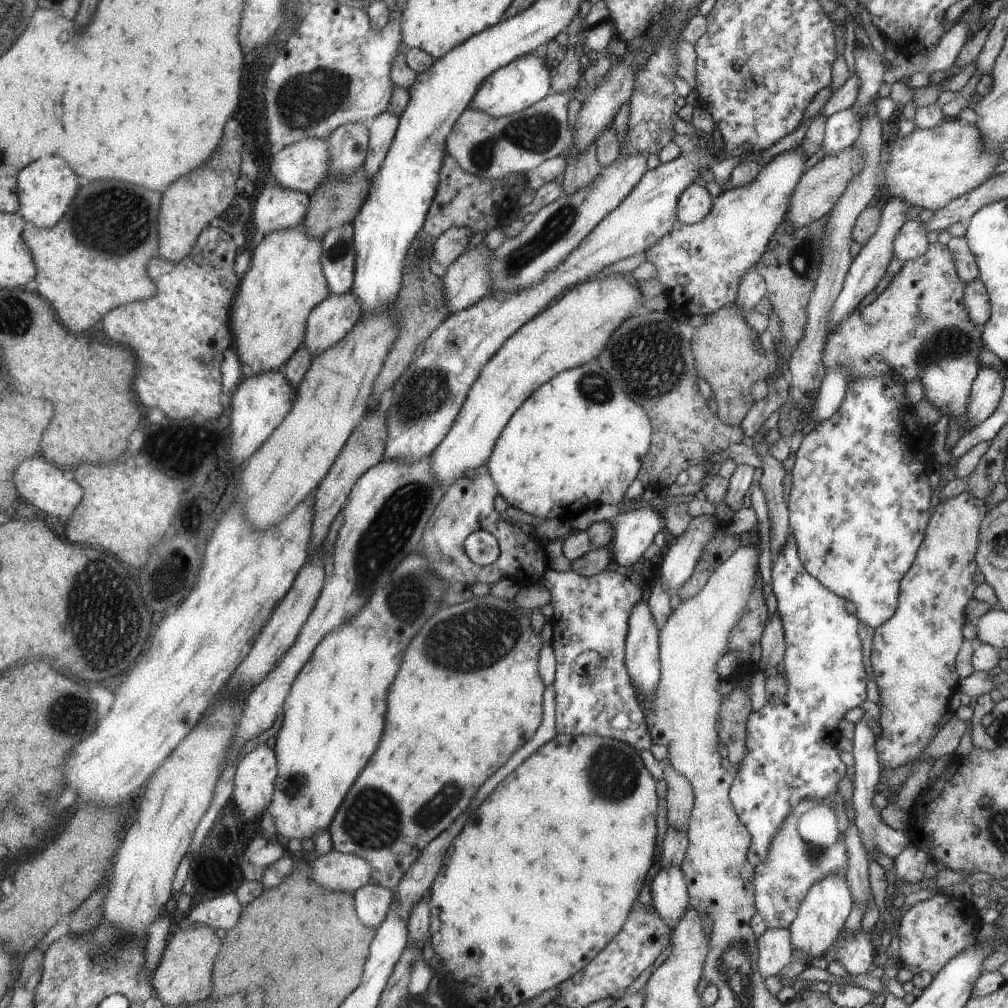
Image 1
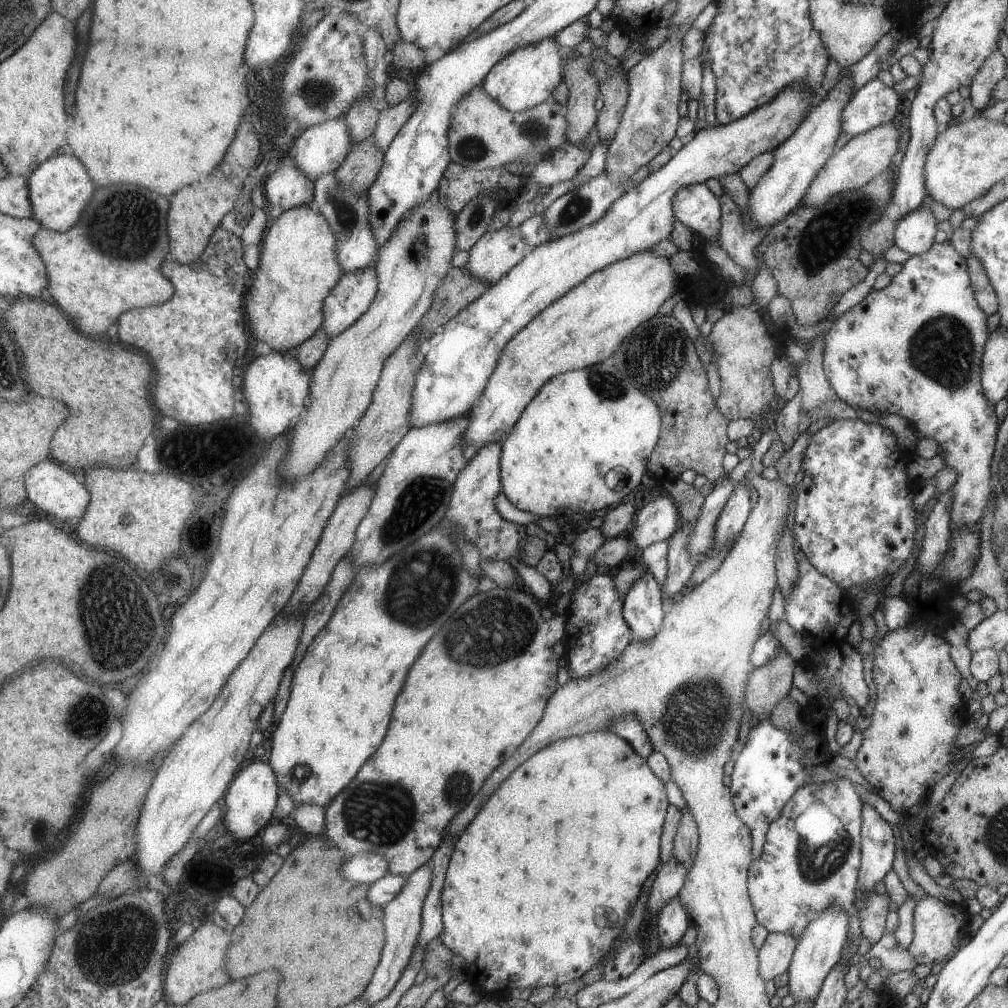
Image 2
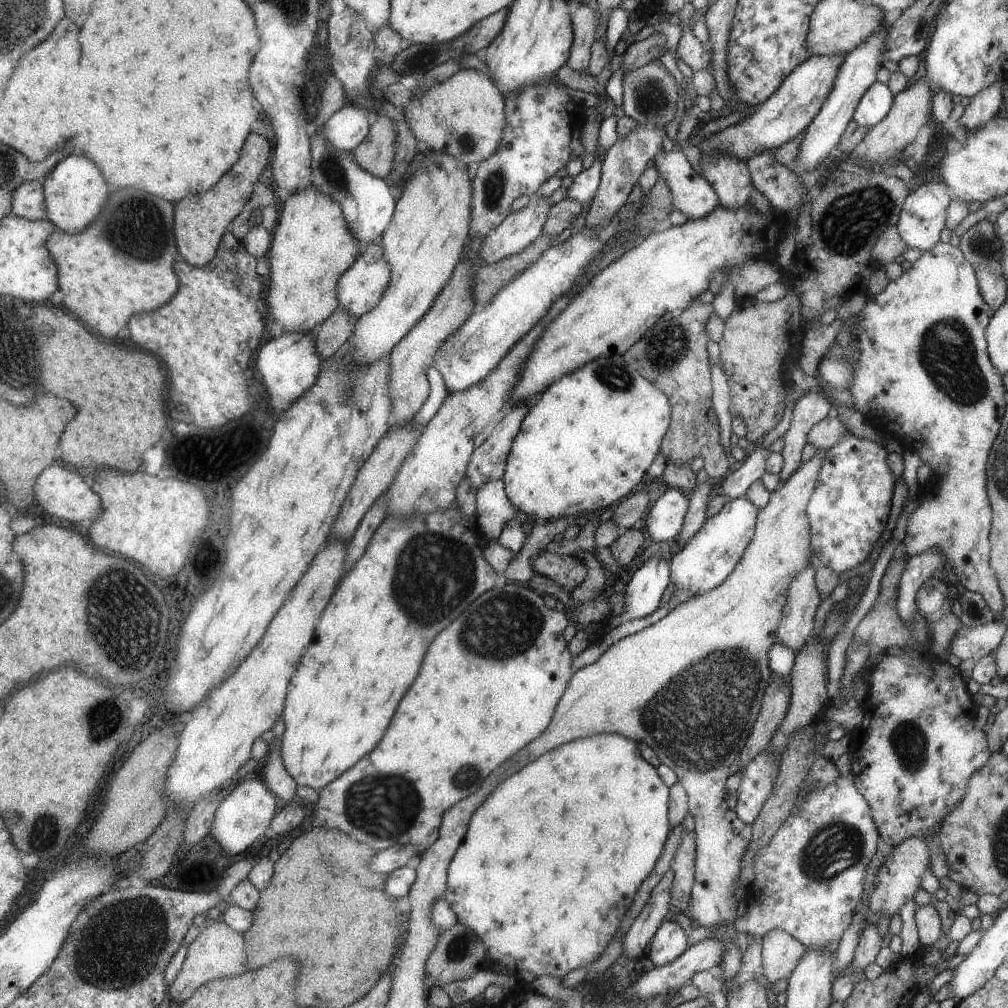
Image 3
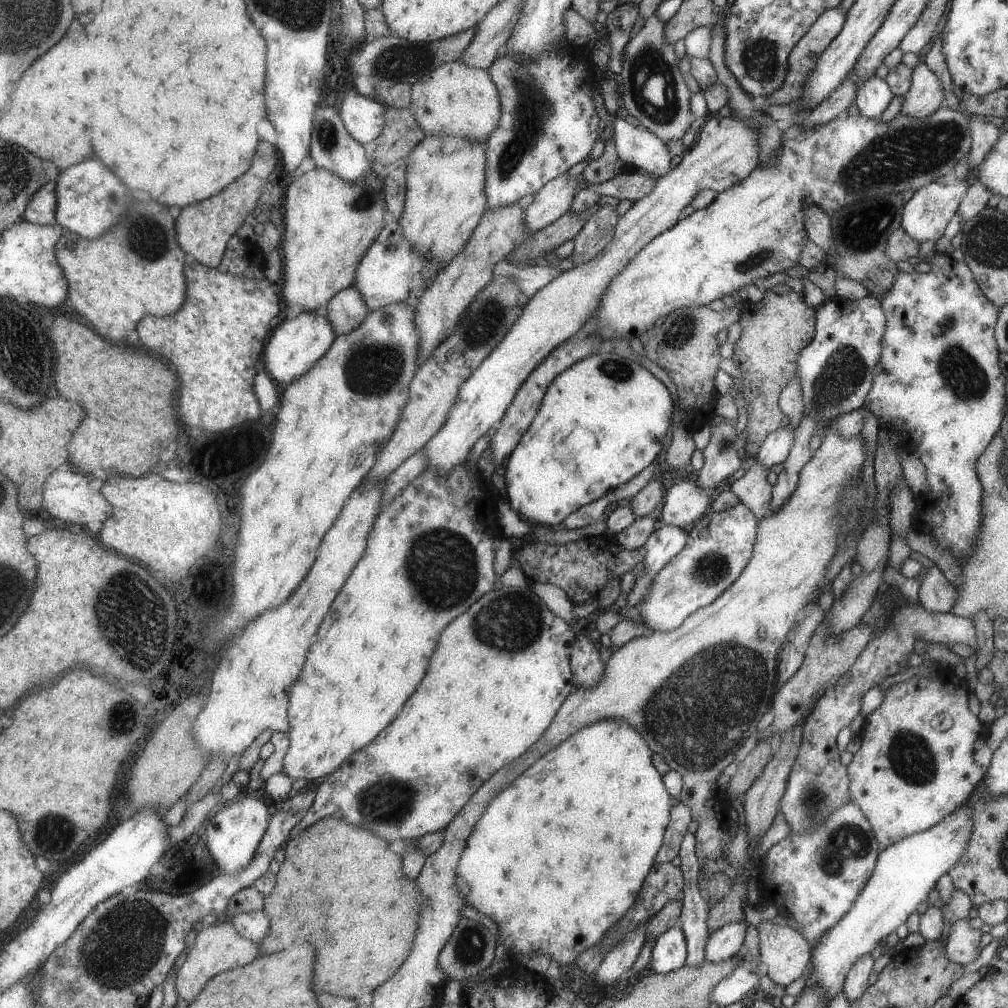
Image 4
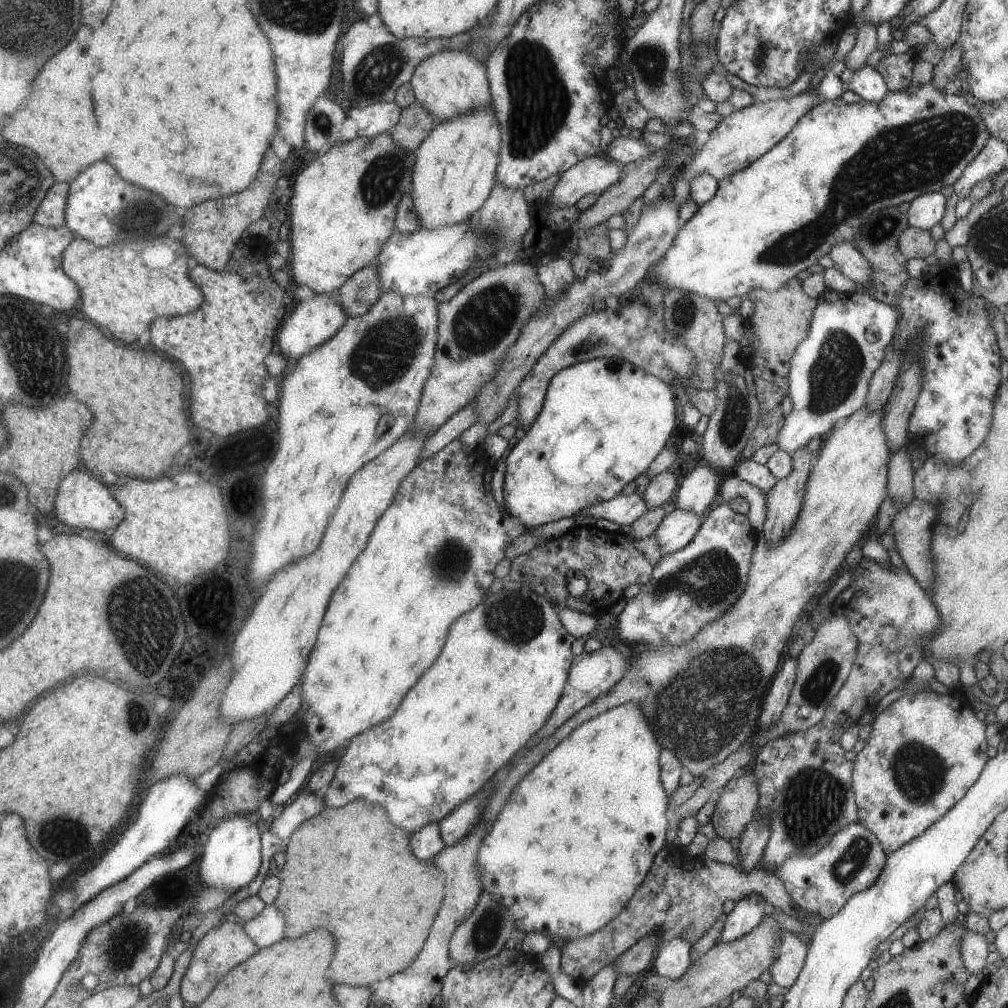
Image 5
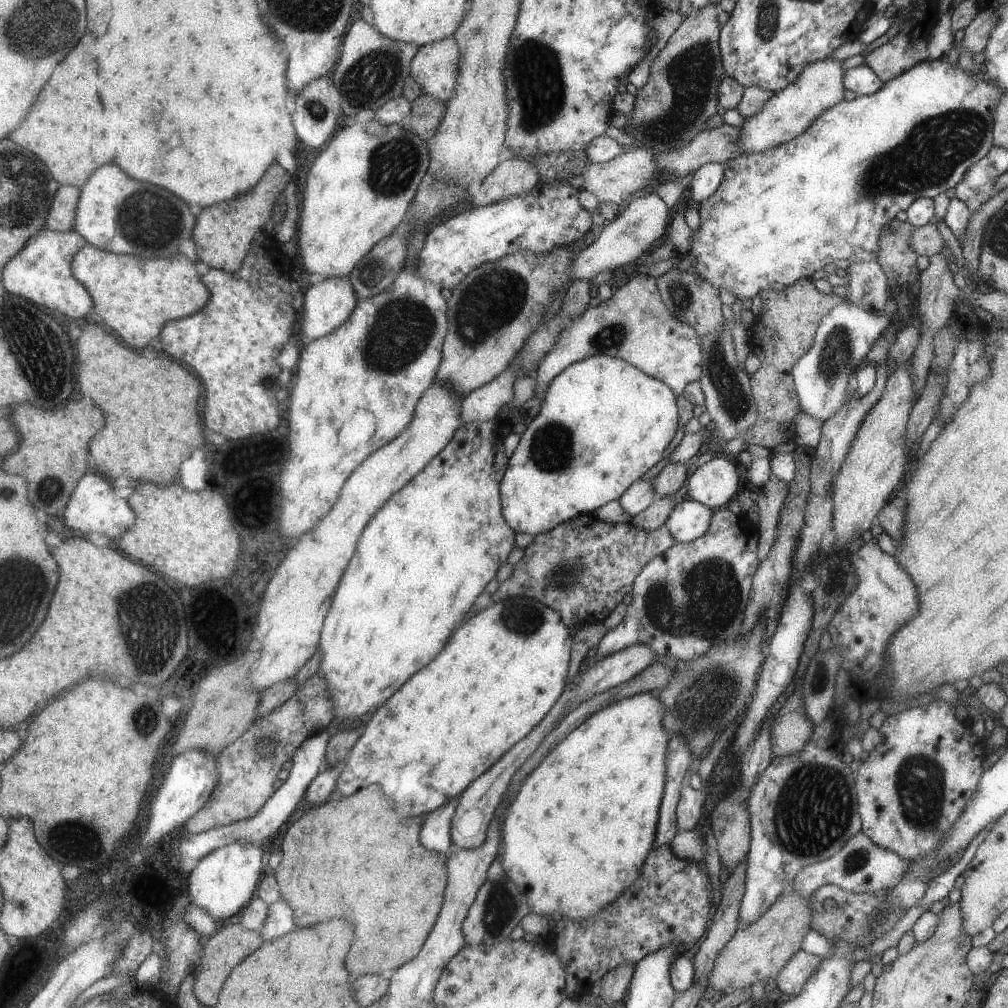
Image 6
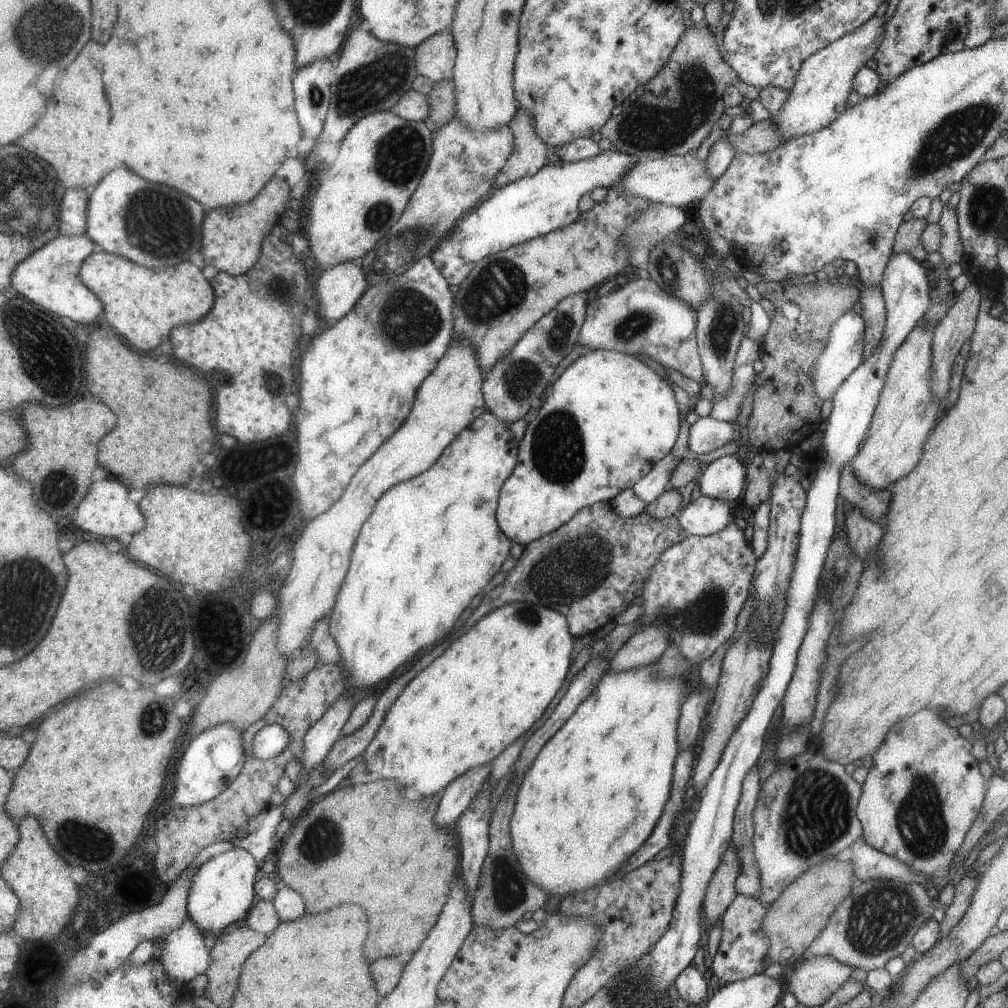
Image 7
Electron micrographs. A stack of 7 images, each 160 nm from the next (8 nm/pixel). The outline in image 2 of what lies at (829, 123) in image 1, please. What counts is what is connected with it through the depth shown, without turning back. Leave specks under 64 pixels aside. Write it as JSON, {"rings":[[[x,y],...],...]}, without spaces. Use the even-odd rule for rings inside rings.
{"rings":[[[879,79],[858,88],[841,112],[841,132],[851,136],[865,132],[897,117],[897,93]]]}

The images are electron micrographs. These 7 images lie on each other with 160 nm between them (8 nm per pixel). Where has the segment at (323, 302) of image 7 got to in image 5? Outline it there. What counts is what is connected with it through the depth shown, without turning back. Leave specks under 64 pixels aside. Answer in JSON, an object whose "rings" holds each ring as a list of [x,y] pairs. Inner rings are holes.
{"rings":[[[340,291],[333,293],[314,293],[310,299],[298,302],[293,306],[290,315],[282,326],[278,336],[278,346],[293,363],[303,358],[320,344],[325,344],[337,334],[346,323],[348,313],[345,312],[341,301]]]}

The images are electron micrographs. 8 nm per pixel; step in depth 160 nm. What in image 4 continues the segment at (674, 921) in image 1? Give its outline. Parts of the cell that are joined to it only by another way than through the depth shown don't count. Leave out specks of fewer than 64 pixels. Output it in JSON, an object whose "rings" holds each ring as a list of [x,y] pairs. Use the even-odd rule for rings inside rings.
{"rings":[[[675,926],[655,942],[649,961],[657,973],[670,973],[686,965],[688,942],[685,931]]]}

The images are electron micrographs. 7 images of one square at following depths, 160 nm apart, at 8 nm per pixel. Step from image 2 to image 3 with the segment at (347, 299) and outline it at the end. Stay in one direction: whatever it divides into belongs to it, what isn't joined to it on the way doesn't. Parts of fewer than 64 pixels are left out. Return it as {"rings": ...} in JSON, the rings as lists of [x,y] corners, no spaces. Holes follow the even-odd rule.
{"rings":[[[383,236],[375,239],[356,260],[351,268],[340,278],[338,284],[338,297],[340,306],[347,309],[354,317],[361,318],[364,314],[372,311],[384,297],[387,287],[392,279],[392,268],[386,257]]]}

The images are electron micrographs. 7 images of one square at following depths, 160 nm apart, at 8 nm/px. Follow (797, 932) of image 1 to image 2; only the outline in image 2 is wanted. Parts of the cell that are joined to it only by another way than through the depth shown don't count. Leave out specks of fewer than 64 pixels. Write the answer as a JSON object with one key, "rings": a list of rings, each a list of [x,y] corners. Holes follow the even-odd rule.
{"rings":[[[826,907],[812,921],[796,939],[796,948],[792,952],[791,966],[788,967],[789,994],[797,1001],[813,1001],[820,992],[819,986],[826,978],[825,974],[832,970],[832,966],[839,958],[839,952],[845,942],[845,932],[848,932],[849,911]]]}

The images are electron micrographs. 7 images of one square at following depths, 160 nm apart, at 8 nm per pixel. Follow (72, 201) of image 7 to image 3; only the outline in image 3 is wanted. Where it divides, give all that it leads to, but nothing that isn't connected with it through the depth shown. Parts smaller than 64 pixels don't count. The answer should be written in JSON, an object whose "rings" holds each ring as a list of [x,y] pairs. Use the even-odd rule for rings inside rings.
{"rings":[[[43,180],[23,183],[13,193],[12,214],[30,221],[47,219],[48,206],[45,195]]]}

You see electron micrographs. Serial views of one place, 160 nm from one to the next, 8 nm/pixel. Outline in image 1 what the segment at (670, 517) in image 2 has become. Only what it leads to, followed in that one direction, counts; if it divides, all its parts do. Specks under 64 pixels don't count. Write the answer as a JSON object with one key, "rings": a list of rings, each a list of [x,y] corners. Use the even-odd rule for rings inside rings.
{"rings":[[[595,506],[595,508],[589,508],[587,512],[583,512],[575,522],[573,526],[579,528],[579,530],[587,530],[590,526],[593,526],[596,522],[607,521],[610,522],[615,529],[614,540],[611,544],[611,552],[613,559],[617,564],[621,566],[633,566],[635,562],[641,560],[641,556],[645,554],[645,550],[656,542],[656,536],[661,531],[667,531],[665,528],[664,514],[660,514],[653,507],[641,507],[630,512],[622,512],[619,510],[619,506]]]}

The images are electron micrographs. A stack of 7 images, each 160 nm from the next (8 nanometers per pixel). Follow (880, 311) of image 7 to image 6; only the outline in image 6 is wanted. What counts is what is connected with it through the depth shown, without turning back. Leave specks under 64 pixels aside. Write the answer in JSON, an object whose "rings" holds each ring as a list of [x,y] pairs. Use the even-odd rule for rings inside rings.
{"rings":[[[876,260],[850,263],[846,272],[849,280],[843,292],[847,300],[871,312],[884,308],[888,286],[885,273]]]}

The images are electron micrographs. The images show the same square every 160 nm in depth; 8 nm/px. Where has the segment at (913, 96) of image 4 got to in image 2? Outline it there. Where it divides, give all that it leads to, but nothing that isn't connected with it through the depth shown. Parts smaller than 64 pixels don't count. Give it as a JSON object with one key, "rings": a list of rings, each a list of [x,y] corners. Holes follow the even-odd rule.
{"rings":[[[897,116],[889,122],[884,122],[865,132],[853,135],[841,149],[835,149],[815,175],[808,190],[805,191],[804,198],[801,200],[804,202],[804,206],[823,204],[831,195],[859,188],[883,169],[891,169],[891,156],[895,154],[896,144],[899,142],[899,136],[901,136],[900,128],[895,125],[896,121],[902,123],[901,126],[903,126],[903,119]]]}

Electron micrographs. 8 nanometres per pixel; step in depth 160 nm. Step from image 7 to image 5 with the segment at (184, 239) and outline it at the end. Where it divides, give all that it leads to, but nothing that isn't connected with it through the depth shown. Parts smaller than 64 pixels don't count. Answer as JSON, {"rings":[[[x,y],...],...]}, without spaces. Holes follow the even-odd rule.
{"rings":[[[109,162],[89,165],[70,185],[66,226],[98,247],[108,247],[117,241],[164,237],[175,226],[173,206],[163,196],[129,184]]]}

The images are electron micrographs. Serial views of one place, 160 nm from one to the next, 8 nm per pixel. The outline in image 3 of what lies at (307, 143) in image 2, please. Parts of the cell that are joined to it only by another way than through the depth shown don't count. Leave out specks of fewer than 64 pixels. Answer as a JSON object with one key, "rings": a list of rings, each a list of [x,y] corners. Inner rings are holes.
{"rings":[[[350,102],[326,121],[321,130],[336,149],[353,152],[367,138],[373,120],[367,110]]]}

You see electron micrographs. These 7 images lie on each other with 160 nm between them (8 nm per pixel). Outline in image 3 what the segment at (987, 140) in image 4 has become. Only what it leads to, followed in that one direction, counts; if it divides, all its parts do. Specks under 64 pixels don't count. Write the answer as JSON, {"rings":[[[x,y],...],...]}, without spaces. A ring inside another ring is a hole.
{"rings":[[[999,80],[983,91],[979,91],[970,99],[970,103],[964,108],[963,113],[957,119],[957,124],[963,126],[966,131],[980,129],[989,119],[993,118],[999,104],[1002,101],[1002,82]]]}

